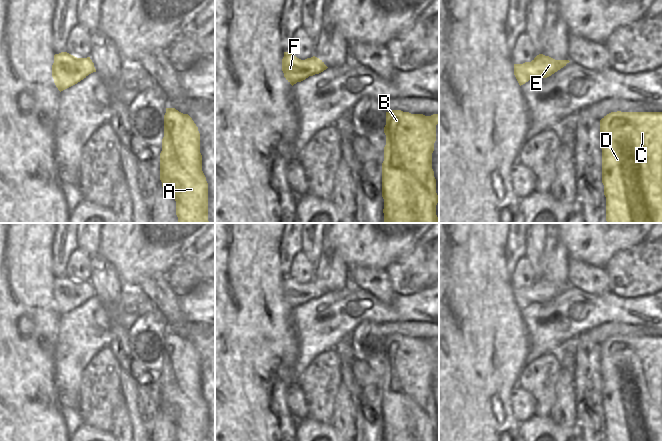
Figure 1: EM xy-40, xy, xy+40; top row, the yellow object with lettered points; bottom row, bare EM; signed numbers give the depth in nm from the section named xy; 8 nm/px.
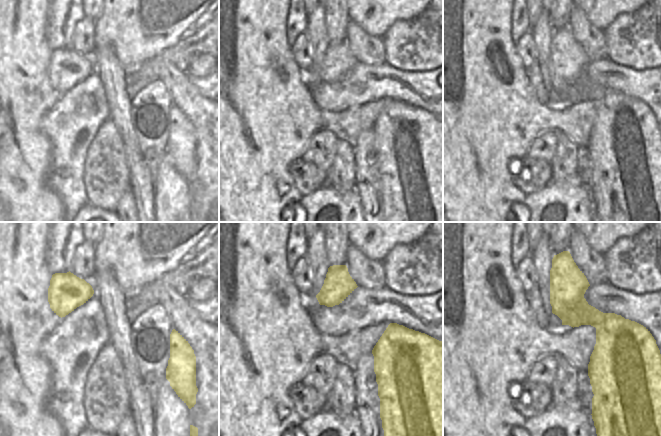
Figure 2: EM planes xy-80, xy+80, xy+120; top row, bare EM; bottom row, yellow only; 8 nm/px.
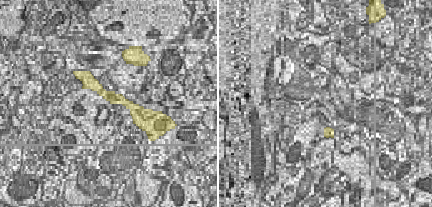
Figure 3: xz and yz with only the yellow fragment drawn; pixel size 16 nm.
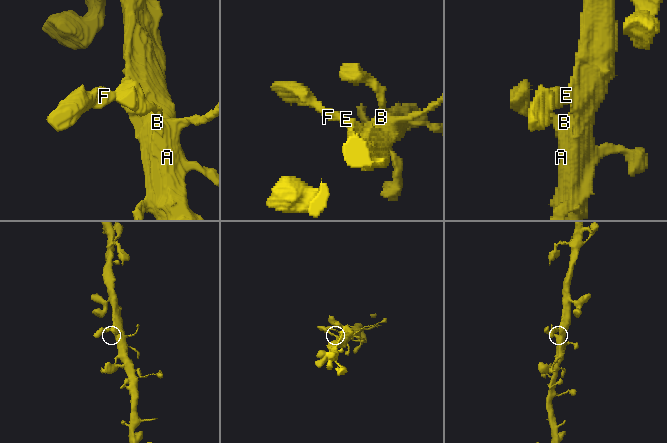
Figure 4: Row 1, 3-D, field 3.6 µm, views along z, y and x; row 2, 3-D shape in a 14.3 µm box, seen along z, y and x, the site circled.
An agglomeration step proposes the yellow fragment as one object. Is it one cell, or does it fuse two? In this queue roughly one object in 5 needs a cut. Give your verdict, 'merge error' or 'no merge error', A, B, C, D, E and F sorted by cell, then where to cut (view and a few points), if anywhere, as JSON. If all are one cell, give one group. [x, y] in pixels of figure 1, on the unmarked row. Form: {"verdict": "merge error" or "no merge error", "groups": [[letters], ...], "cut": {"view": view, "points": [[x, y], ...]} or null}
{"verdict": "no merge error", "groups": [["A", "B", "C", "D", "E", "F"]], "cut": null}

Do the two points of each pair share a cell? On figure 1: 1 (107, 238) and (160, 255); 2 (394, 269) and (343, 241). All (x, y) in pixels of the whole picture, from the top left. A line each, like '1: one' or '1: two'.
1: one
2: two

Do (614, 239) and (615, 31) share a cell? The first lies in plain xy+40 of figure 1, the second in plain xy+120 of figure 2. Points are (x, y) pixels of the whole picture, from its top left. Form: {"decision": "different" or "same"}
{"decision": "different"}

